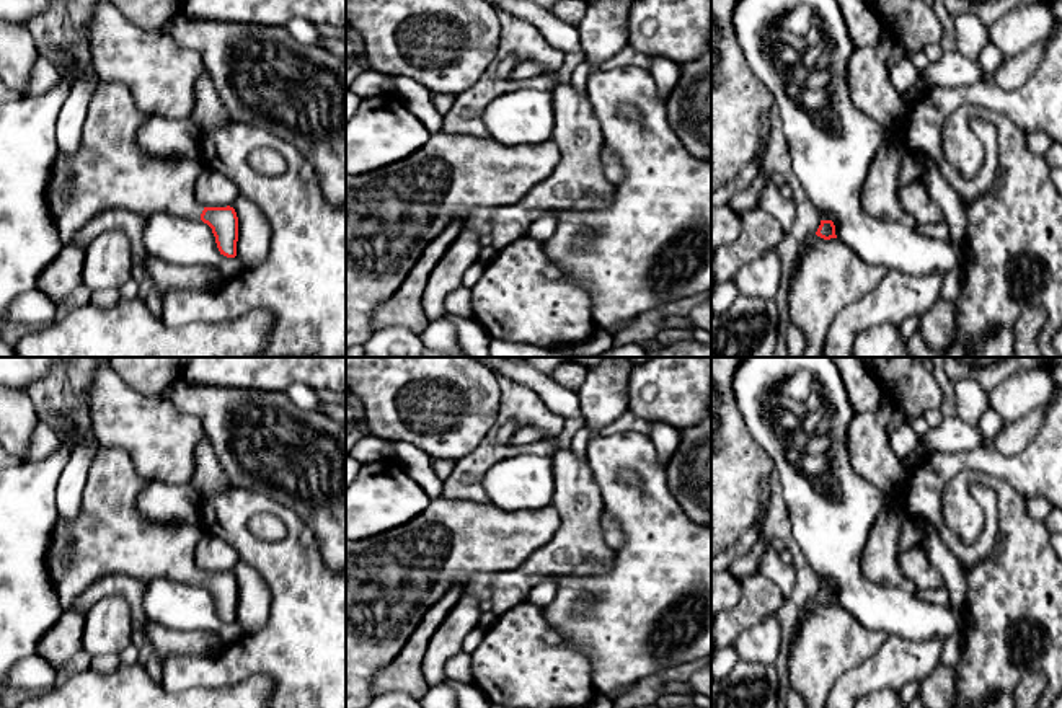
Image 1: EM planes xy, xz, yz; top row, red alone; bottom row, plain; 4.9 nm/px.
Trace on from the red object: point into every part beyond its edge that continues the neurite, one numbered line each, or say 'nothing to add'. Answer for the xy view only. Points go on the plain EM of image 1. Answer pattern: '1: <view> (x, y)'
1: xy (110, 535)

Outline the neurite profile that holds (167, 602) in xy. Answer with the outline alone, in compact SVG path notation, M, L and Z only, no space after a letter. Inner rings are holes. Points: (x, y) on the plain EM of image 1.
M155 577L145 582L144 610L153 623L181 631L210 631L225 644L238 641L243 633L235 623L223 622L212 594L202 586Z

